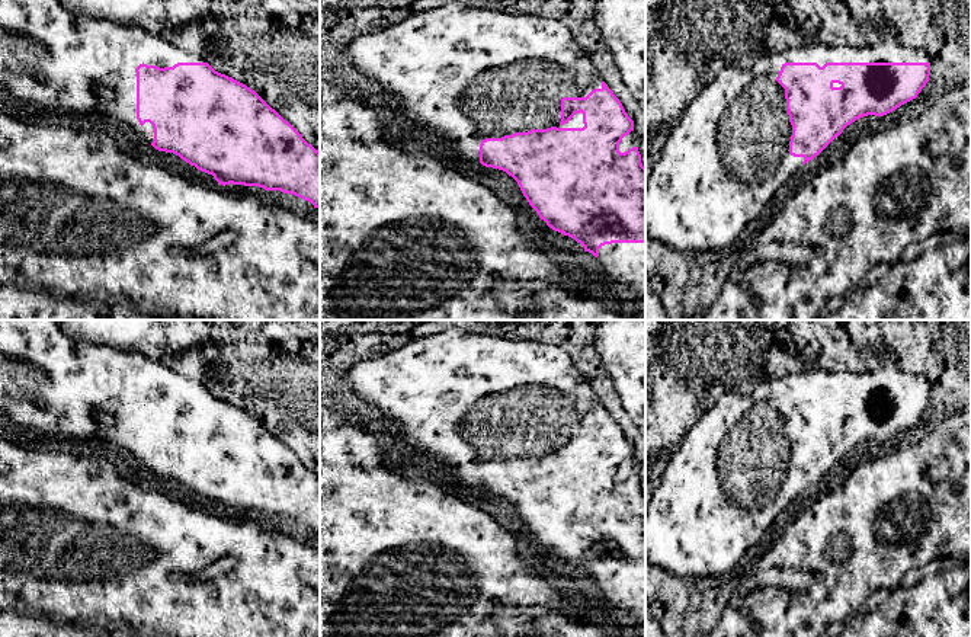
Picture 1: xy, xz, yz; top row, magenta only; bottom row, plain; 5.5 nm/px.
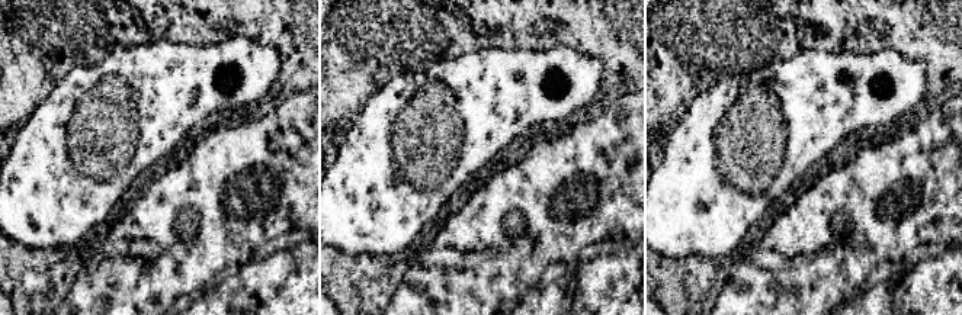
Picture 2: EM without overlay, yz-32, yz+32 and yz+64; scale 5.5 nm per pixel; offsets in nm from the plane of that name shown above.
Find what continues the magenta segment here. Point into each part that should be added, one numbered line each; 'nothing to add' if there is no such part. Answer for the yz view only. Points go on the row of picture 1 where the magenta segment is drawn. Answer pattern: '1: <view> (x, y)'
1: yz (728, 156)

